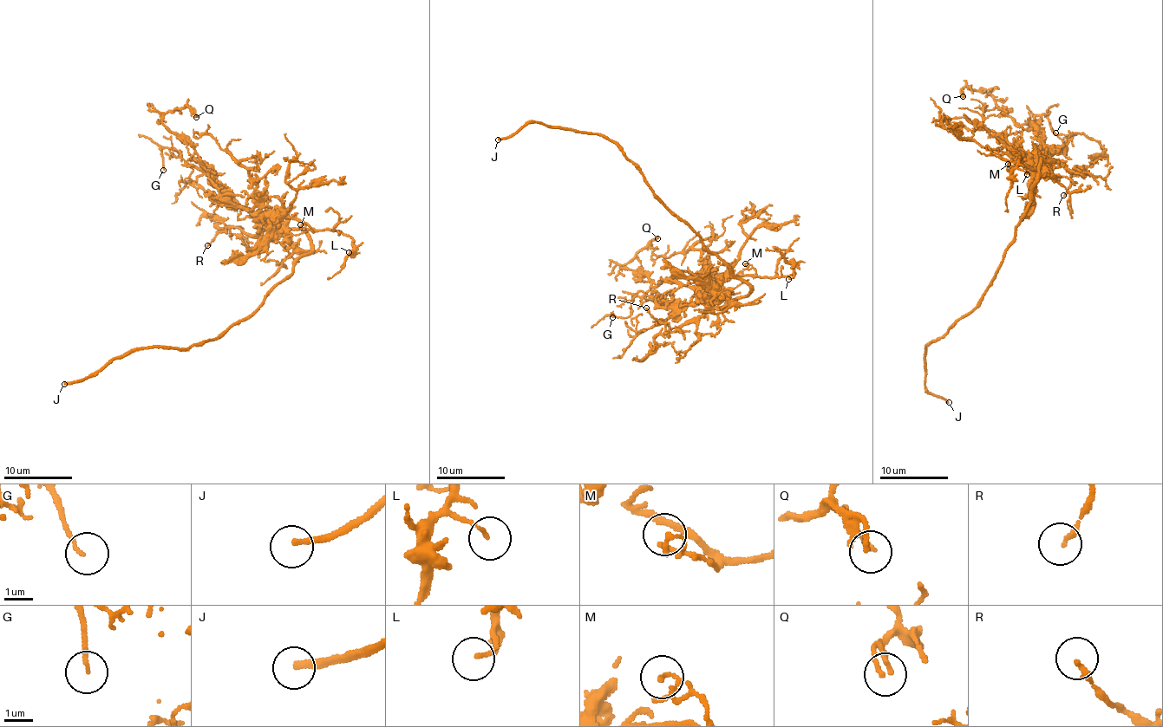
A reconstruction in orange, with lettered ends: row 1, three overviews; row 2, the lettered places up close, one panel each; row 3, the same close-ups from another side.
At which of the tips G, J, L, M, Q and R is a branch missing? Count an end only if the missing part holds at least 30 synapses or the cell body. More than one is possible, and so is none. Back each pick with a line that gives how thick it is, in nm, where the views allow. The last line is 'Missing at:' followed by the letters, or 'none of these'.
J: 240 nm thick
Missing at: J

